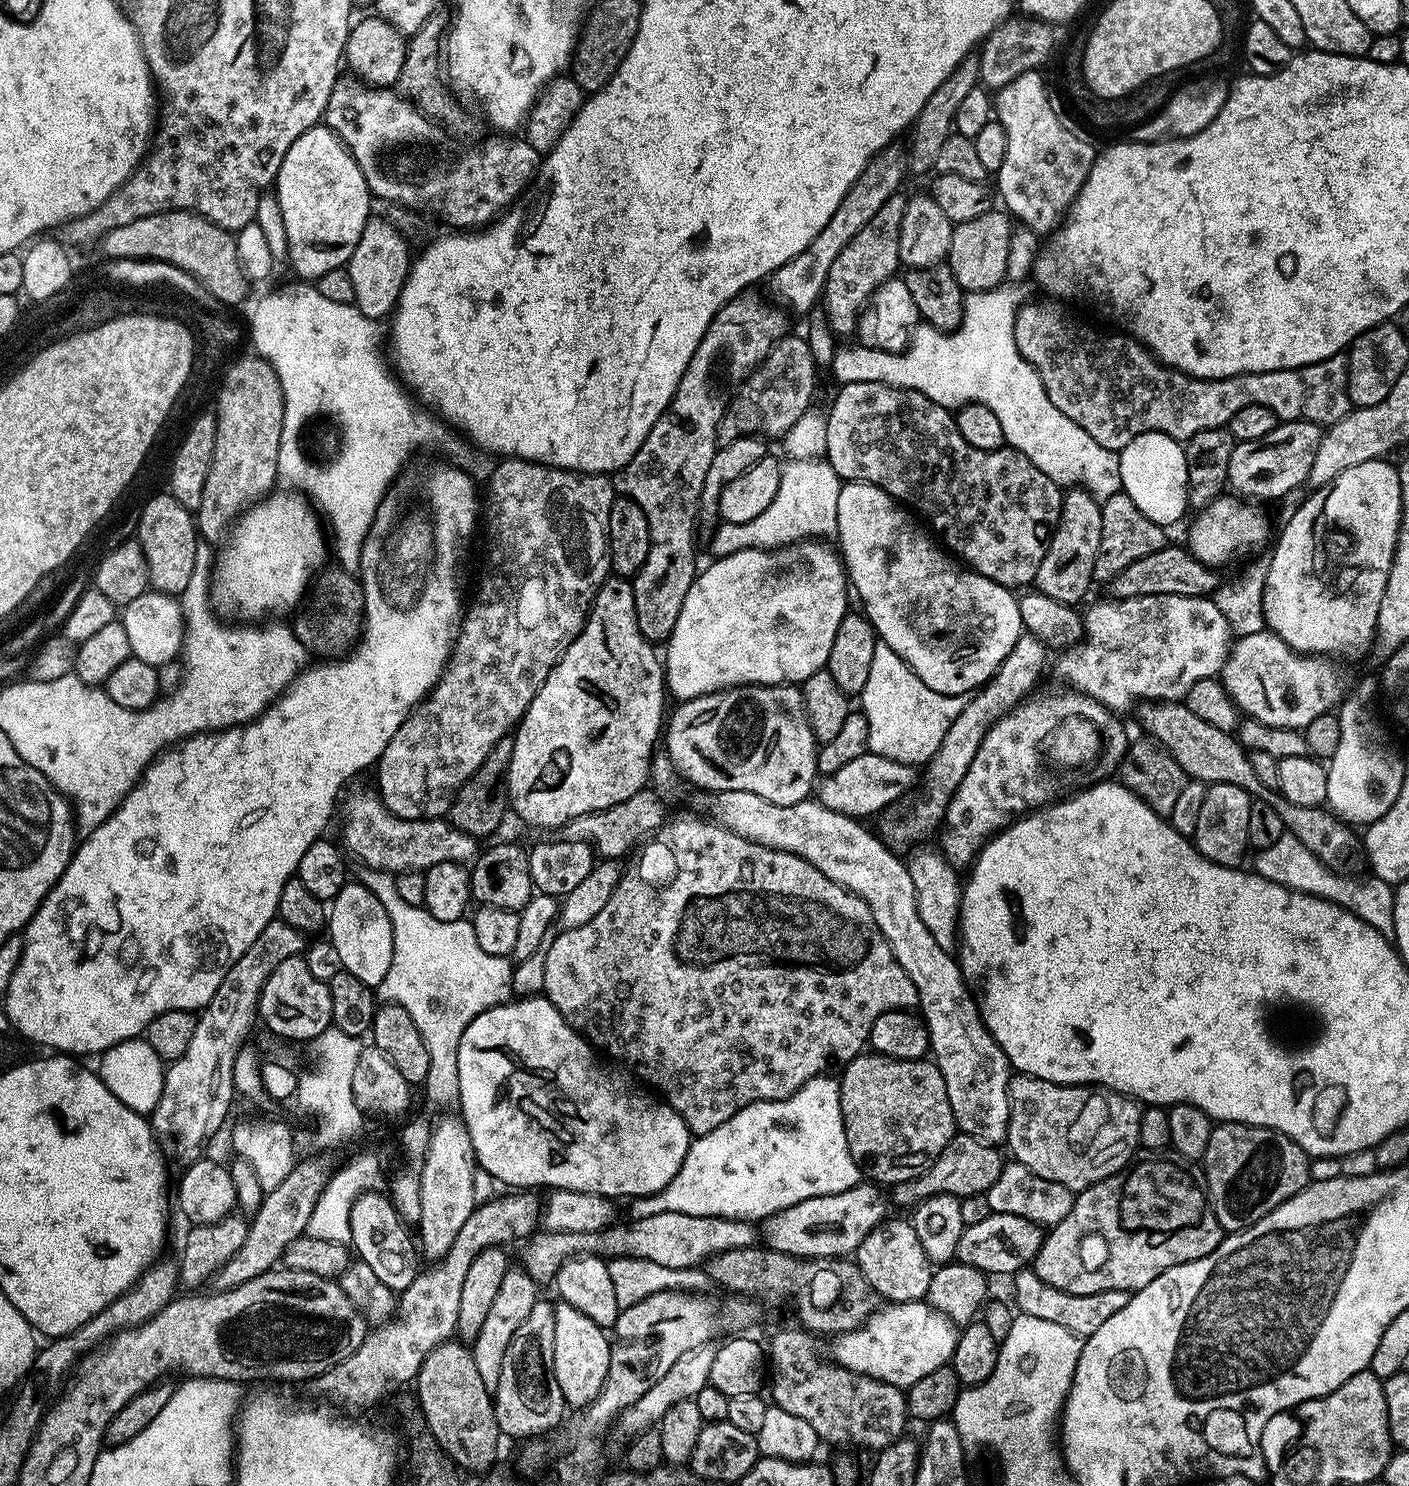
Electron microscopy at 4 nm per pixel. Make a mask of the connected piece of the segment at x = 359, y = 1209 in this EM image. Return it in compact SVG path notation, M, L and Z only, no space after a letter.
M381 1191L363 1192L356 1197L354 1206L350 1210L350 1234L352 1235L351 1247L355 1255L381 1282L386 1282L390 1290L394 1293L402 1293L410 1282L414 1282L418 1271L416 1256L418 1260L418 1244L410 1233L409 1225L400 1219L396 1213L396 1206Z

